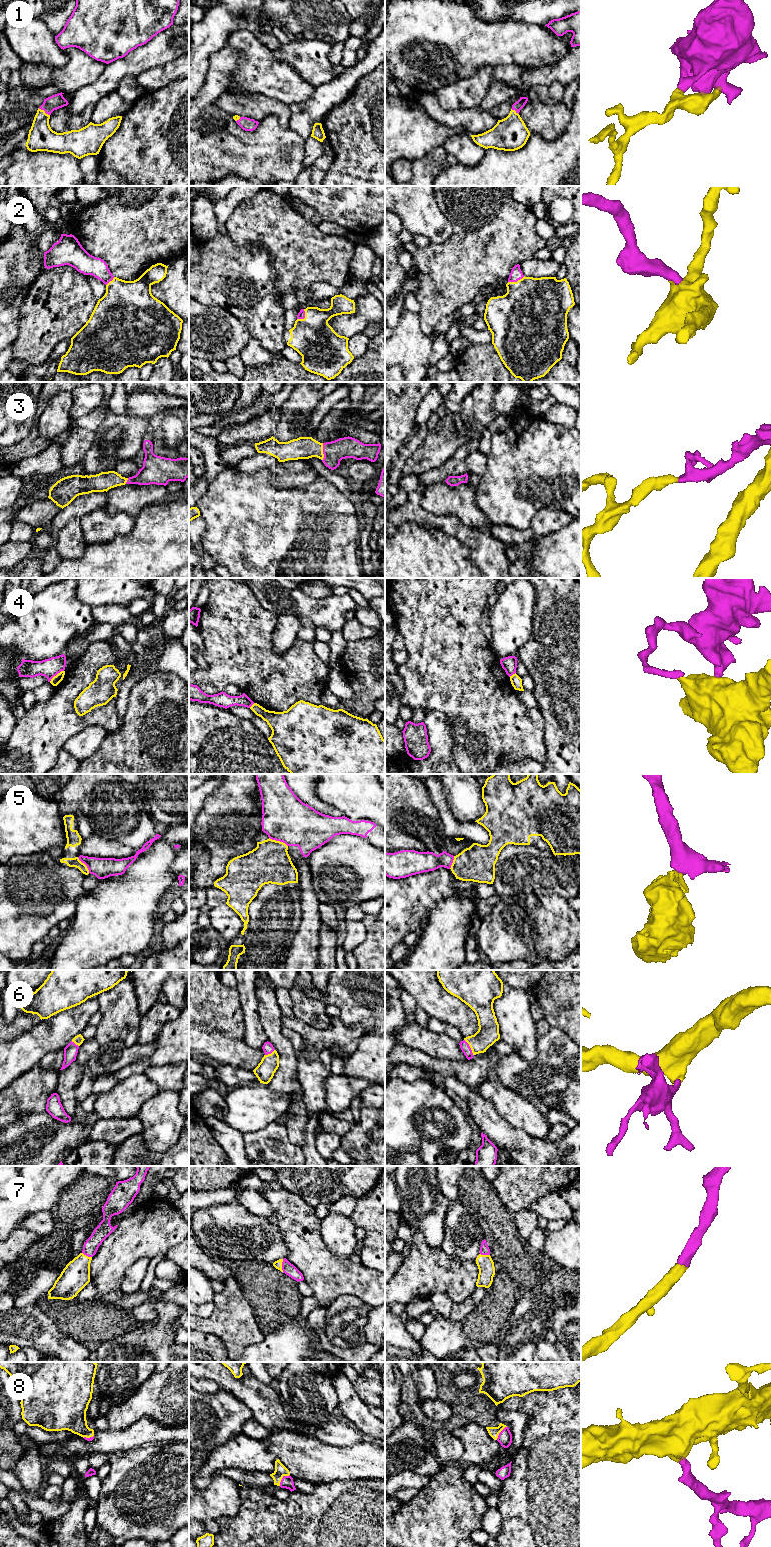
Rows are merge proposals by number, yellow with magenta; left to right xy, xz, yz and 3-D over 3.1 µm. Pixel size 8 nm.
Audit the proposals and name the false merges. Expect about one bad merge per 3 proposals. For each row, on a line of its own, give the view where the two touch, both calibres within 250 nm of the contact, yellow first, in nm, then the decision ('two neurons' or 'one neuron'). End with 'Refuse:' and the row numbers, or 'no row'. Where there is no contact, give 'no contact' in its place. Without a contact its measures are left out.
1: xy | 220/120 nm | one neuron
2: xz | 340/60 nm | one neuron
3: xz | 180/170 nm | one neuron
4: xy | 70/150 nm | two neurons
5: xz | 320/380 nm | two neurons
6: yz | 180/70 nm | one neuron
7: xz | 70/100 nm | one neuron
8: xz | 100/100 nm | one neuron
Refuse: 4, 5

